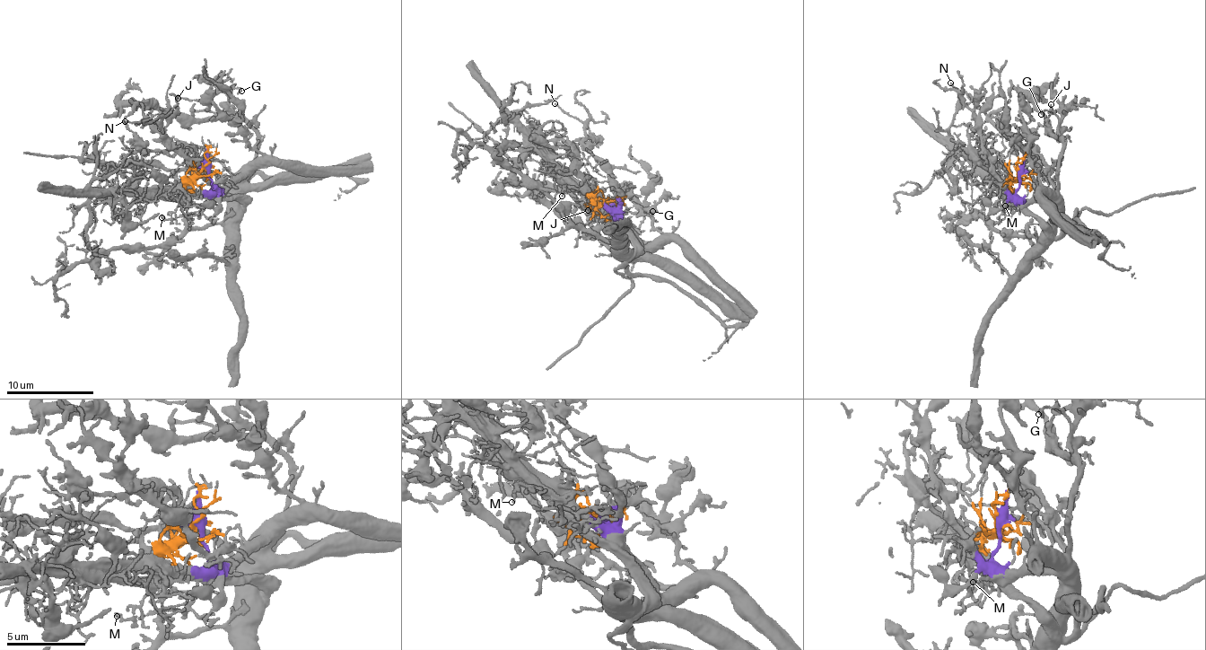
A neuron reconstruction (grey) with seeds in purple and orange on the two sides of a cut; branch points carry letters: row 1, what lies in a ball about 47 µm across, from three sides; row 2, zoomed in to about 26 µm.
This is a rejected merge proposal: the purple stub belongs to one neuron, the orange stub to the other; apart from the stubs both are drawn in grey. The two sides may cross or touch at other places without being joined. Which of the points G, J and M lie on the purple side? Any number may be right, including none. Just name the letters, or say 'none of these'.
G, J

